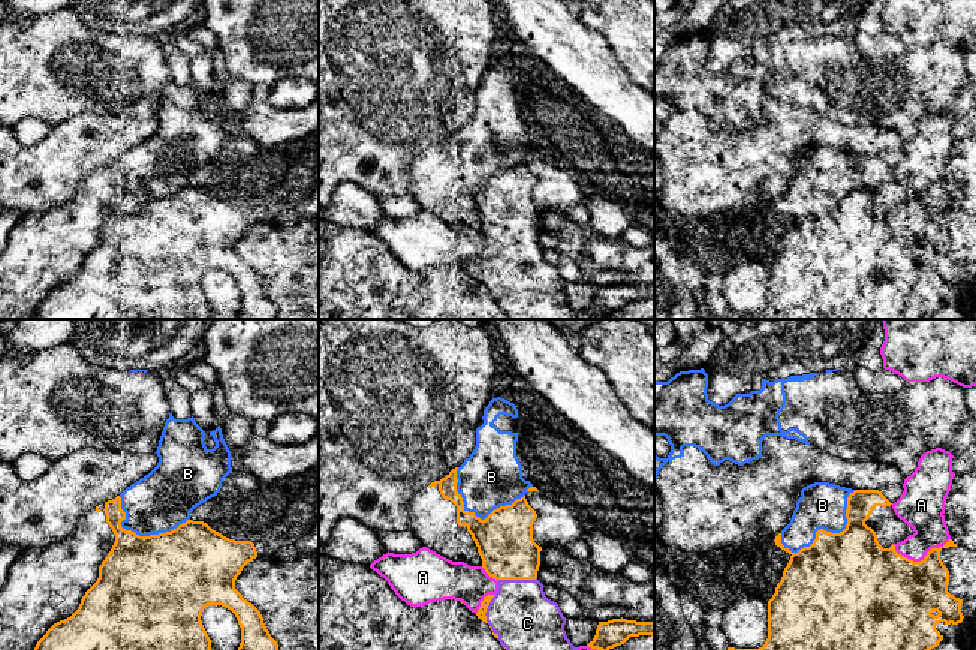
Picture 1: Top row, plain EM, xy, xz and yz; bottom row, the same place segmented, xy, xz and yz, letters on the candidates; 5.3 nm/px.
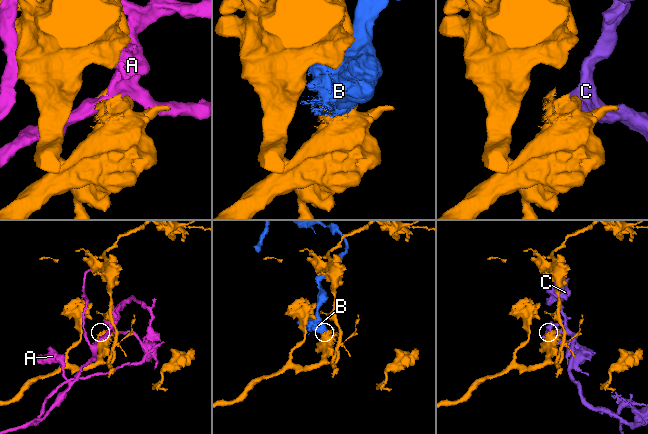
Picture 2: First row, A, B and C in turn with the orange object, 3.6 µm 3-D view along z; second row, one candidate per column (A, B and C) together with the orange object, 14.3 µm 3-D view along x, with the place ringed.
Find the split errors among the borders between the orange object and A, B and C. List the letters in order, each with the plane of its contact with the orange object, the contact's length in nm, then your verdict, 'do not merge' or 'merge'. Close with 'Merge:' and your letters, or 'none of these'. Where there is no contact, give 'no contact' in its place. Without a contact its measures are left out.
A: contact in yz; length 320 nm; do not merge
B: contact in yz; length 500 nm; do not merge
C: contact in xz; length 200 nm; merge
Merge: C

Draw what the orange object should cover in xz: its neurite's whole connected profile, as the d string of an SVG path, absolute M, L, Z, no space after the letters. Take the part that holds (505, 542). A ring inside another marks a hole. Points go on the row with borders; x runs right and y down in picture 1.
M457 469L428 487L437 485L442 497L457 506L457 524L467 527L482 559L482 568L498 581L498 592L481 602L478 619L489 625L492 635L506 650L578 650L566 635L566 617L558 604L545 596L545 586L537 580L542 547L533 539L536 511L524 496L481 520L475 512L464 509L463 497L457 491Z

